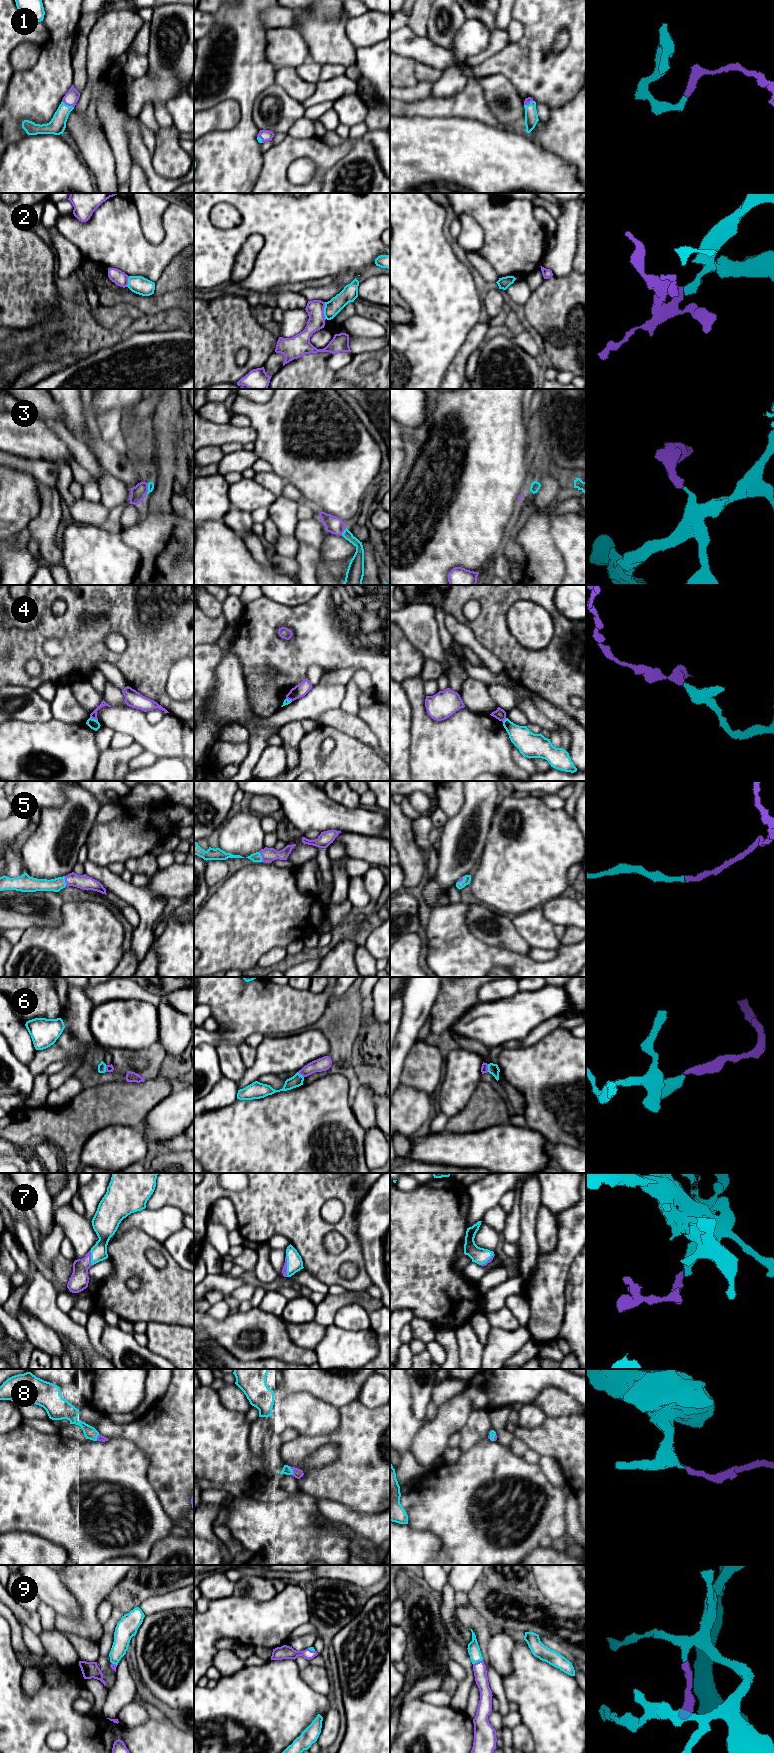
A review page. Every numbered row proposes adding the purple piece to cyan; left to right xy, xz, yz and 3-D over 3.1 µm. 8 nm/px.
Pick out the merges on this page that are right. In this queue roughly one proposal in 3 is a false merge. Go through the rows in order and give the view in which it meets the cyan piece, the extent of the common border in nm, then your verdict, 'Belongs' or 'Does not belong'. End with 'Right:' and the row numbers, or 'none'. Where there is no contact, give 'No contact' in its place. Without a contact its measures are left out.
1: Touches cyan in xy. Shared border 110 nm. Belongs
2: Touches cyan in xz. Shared border 140 nm. Does not belong
3: Touches cyan in xz. Shared border 60 nm. Belongs
4: Touches cyan in xy. Shared border 70 nm. Does not belong
5: Touches cyan in xy. Shared border 80 nm. Belongs
6: Touches cyan in yz. Shared border 60 nm. Belongs
7: Touches cyan in xz. Shared border 170 nm. Belongs
8: Touches cyan in xz. Shared border 80 nm. Belongs
9: Touches cyan in yz. Shared border 90 nm. Belongs
Right: 1, 3, 5, 6, 7, 8, 9

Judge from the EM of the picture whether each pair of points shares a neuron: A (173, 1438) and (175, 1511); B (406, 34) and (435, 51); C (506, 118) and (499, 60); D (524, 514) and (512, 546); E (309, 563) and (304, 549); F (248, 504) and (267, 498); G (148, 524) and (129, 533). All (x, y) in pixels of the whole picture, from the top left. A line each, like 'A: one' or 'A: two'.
A: one
B: one
C: two
D: one
E: one
F: one
G: one

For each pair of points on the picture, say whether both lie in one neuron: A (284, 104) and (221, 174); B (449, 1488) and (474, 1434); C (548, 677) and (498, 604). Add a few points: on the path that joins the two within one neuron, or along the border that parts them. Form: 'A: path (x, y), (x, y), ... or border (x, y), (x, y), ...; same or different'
A: border (253, 106), (252, 120), (259, 130); different
B: border (487, 1437), (477, 1441), (471, 1447), (461, 1452); different
C: path (528, 665), (498, 635), (498, 624); same

